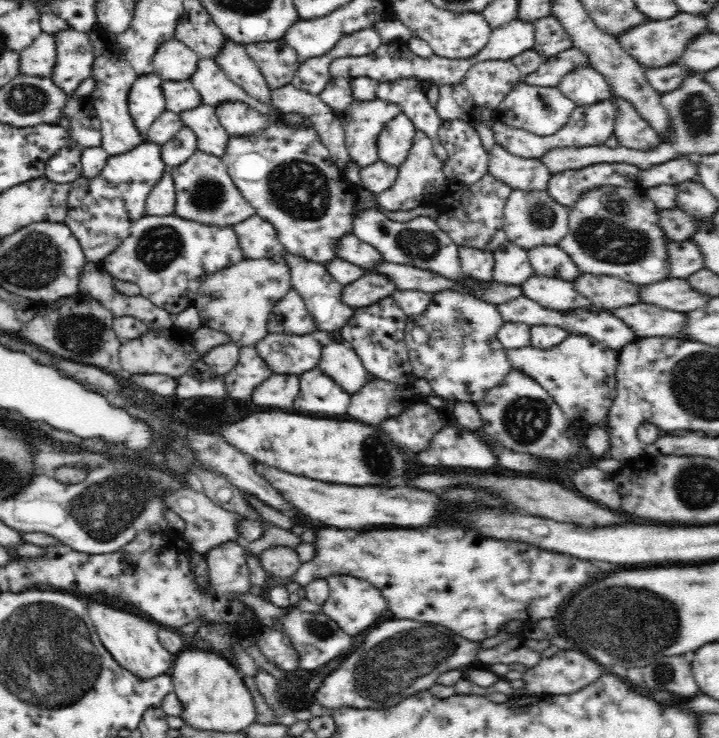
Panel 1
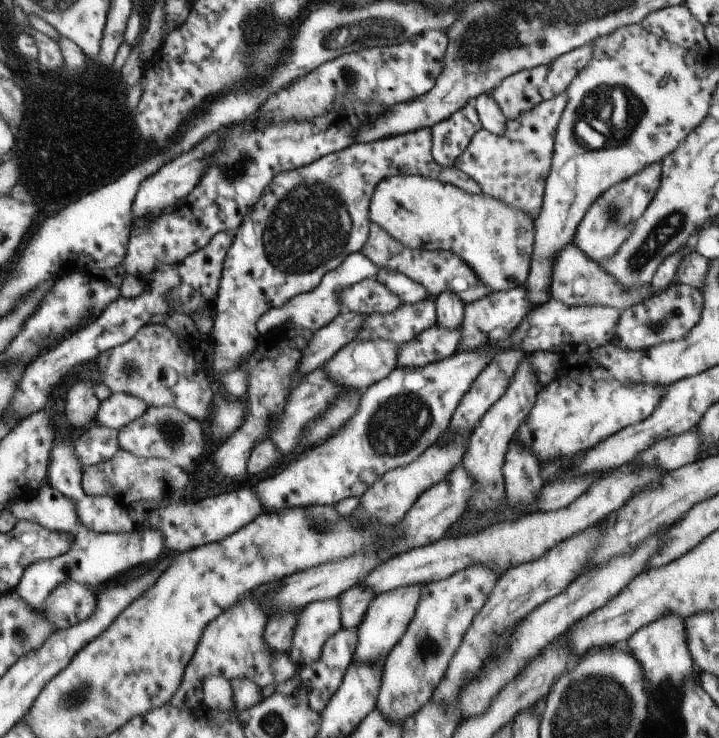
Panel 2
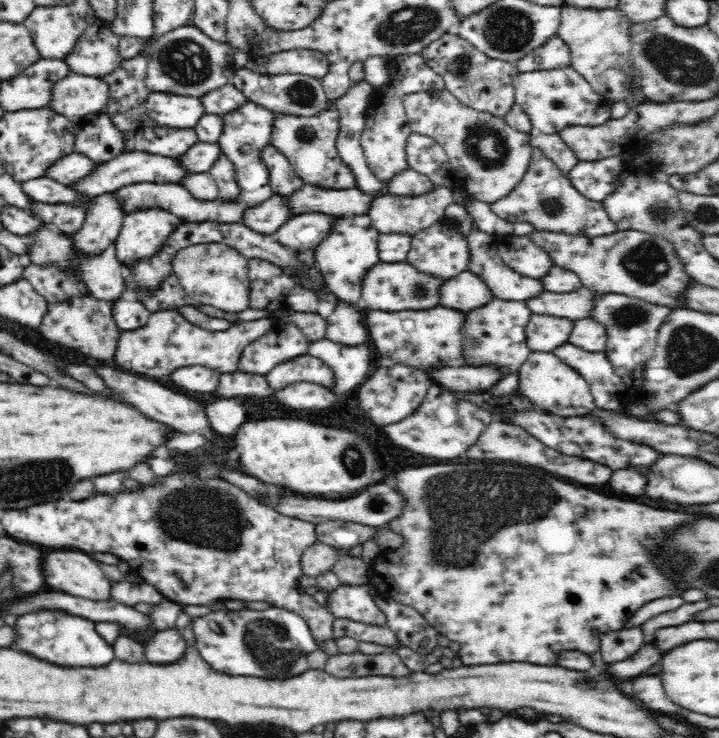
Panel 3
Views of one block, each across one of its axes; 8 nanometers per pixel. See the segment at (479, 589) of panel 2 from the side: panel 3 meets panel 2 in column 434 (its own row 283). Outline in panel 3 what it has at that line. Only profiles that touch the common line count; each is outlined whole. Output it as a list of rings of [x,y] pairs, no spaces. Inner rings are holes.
[[[542,230],[531,232],[530,234],[527,234],[527,237],[536,246],[539,246],[542,250],[545,250],[550,255],[550,258],[554,261],[555,266],[560,267],[560,269],[572,271],[572,273],[576,273],[576,275],[578,275],[581,278],[581,284],[584,287],[593,290],[594,292],[602,294],[625,294],[629,297],[641,298],[646,302],[667,306],[671,309],[682,307],[683,302],[678,302],[678,300],[676,300],[676,296],[682,296],[682,290],[684,290],[688,286],[690,278],[688,278],[688,276],[686,276],[686,273],[684,273],[684,267],[682,267],[682,262],[680,258],[677,257],[676,251],[674,250],[672,243],[668,242],[668,240],[666,240],[661,235],[646,234],[645,232],[640,232],[639,230],[617,230],[612,234],[606,234],[594,238],[589,238],[588,236],[574,236],[573,234],[564,234],[563,232],[548,232],[546,230]]]

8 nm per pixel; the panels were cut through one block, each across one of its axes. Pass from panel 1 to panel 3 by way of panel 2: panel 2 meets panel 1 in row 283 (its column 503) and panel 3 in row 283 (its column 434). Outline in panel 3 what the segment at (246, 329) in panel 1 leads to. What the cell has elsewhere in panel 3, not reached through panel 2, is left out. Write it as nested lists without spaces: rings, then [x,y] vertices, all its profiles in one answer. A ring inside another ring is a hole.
[[[221,242],[186,246],[174,254],[173,274],[194,304],[208,304],[224,312],[242,312],[249,307],[249,268],[246,258]]]

